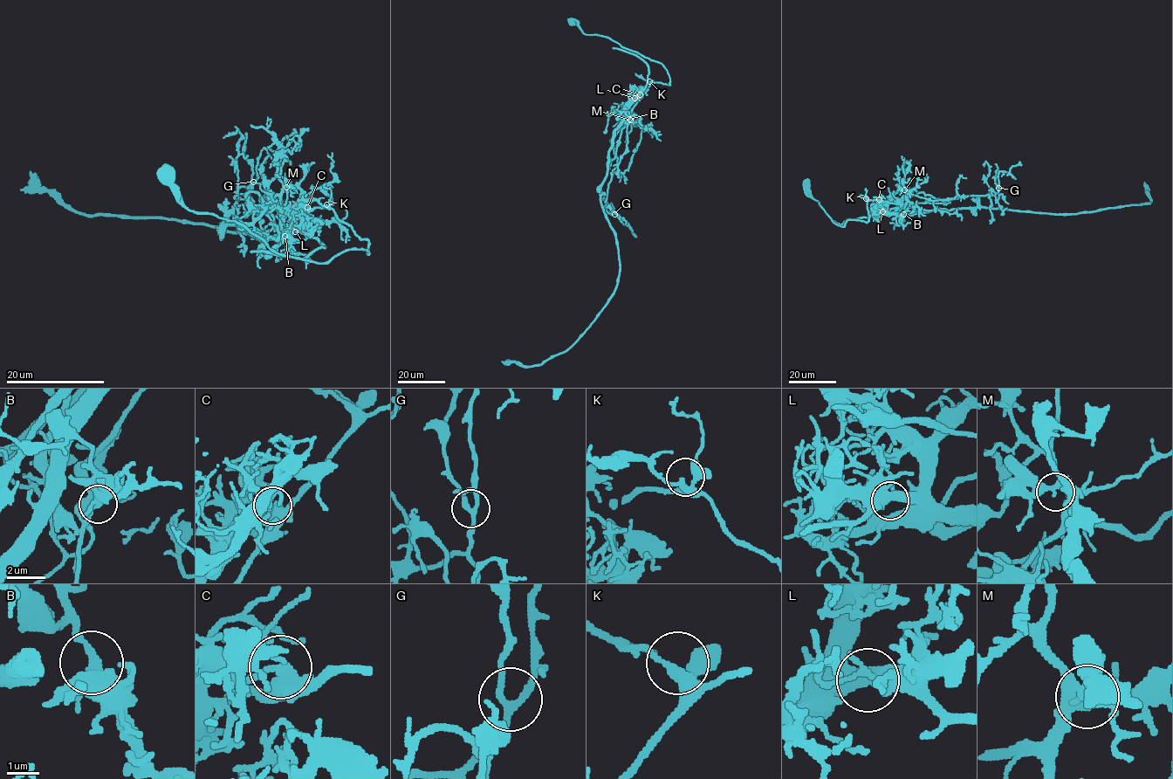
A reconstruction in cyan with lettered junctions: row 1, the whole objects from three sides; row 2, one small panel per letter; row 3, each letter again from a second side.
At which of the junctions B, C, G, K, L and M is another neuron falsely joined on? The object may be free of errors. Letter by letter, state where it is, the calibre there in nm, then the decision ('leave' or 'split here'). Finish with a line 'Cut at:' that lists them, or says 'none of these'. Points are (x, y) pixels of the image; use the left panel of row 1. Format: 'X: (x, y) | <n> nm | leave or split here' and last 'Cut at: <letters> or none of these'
B: (284, 236) | 280 nm | leave
C: (307, 207) | 280 nm | split here
G: (253, 182) | 200 nm | leave
K: (326, 204) | 220 nm | leave
L: (295, 231) | 300 nm | leave
M: (286, 187) | 240 nm | leave
Cut at: C

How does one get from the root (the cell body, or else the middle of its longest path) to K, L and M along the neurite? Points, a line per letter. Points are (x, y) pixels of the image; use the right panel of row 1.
K: (807, 185), (810, 195), (834, 223), (841, 227), (847, 220), (867, 221), (869, 216), (866, 198)
L: (807, 185), (810, 195), (841, 227), (847, 220), (867, 222), (867, 201), (880, 200), (886, 206), (882, 211)
M: (807, 185), (810, 195), (841, 227), (847, 220), (867, 222), (867, 201), (897, 203), (904, 189)

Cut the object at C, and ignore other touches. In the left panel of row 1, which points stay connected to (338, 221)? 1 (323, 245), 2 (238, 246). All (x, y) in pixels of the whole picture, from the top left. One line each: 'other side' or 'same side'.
1: other side
2: same side

